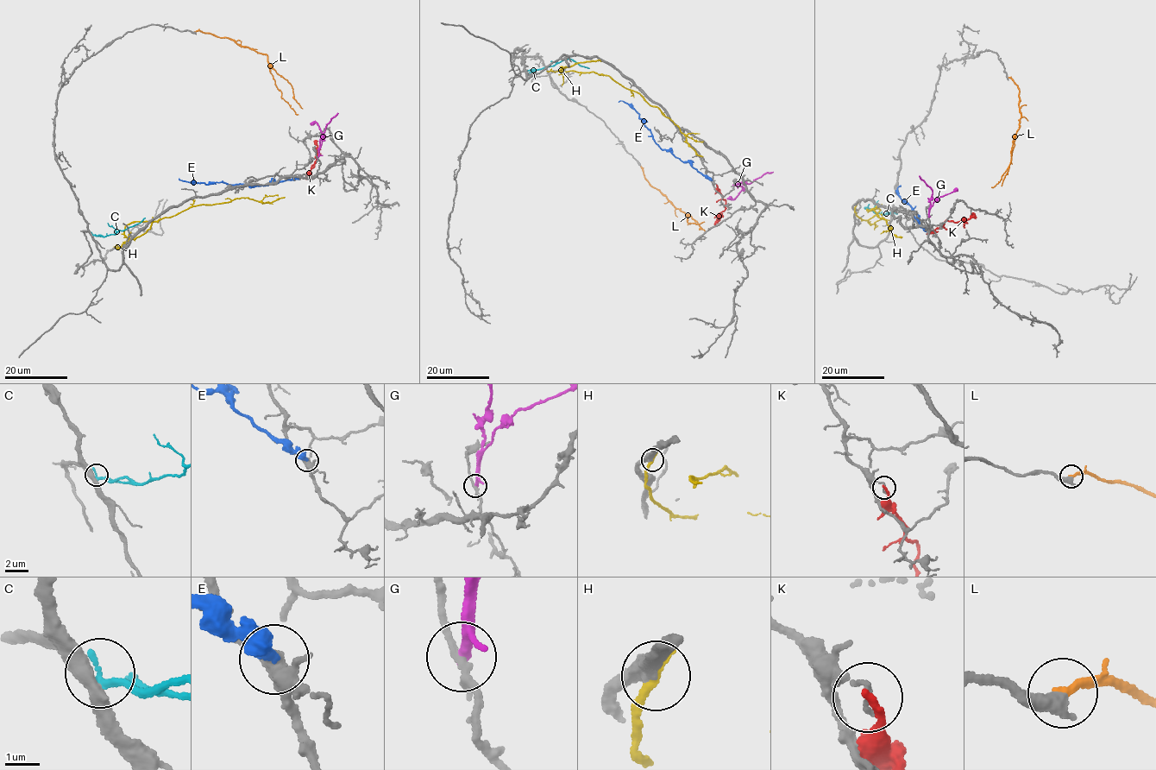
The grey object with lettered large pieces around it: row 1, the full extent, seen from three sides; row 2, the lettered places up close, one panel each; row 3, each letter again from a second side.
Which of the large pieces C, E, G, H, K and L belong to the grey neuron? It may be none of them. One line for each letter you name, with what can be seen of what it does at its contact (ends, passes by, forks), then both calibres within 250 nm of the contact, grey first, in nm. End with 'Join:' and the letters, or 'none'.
L: it ends there; 480 nm thick on the grey side, 260 nm on the other
Join: L

